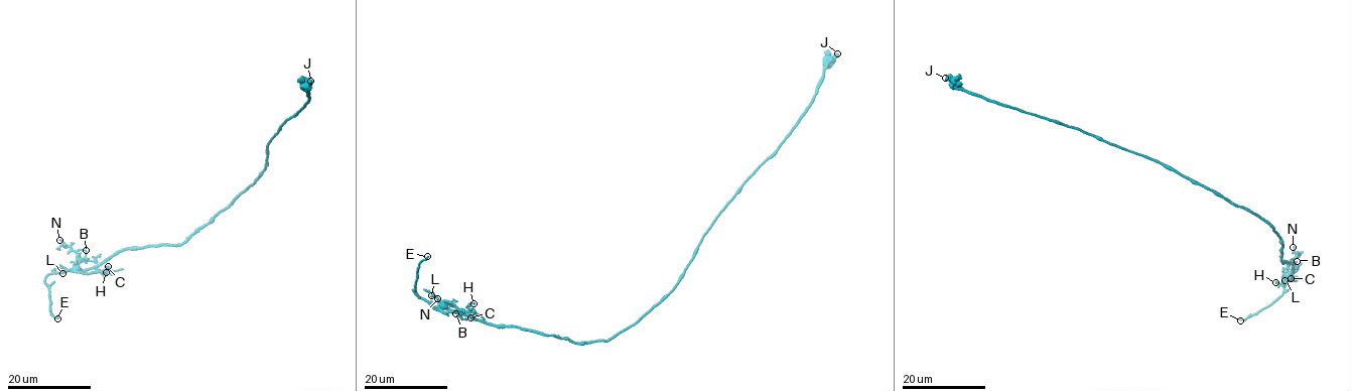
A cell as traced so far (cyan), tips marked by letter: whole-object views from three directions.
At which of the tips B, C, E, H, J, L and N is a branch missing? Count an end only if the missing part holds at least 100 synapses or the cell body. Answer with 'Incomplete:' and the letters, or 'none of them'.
Incomplete: none of them

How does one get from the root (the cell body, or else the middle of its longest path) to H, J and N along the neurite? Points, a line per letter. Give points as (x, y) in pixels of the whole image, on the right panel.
H: (1231, 203), (1264, 220), (1278, 235), (1281, 261), (1294, 261), (1291, 277), (1297, 278), (1275, 282)
J: (1231, 203), (1140, 154), (1077, 128), (971, 94), (945, 78)
N: (1231, 203), (1272, 227), (1282, 245), (1281, 261), (1294, 263), (1293, 279), (1288, 264), (1298, 255), (1293, 247)

